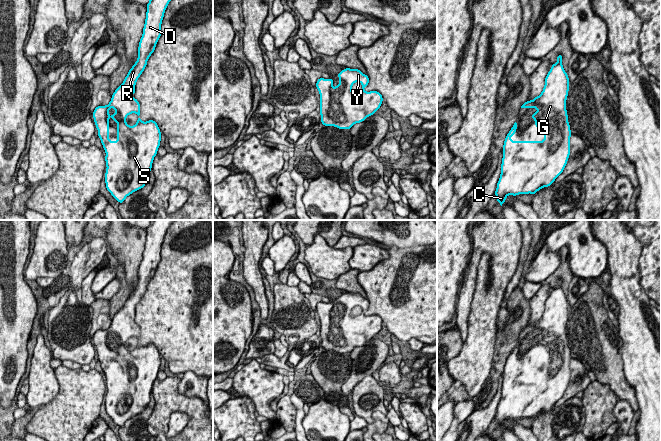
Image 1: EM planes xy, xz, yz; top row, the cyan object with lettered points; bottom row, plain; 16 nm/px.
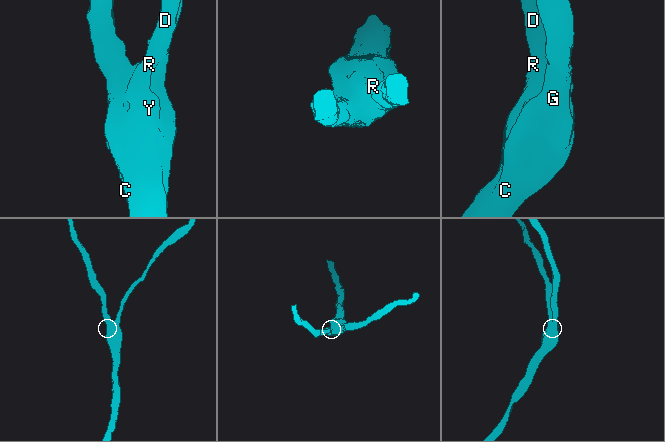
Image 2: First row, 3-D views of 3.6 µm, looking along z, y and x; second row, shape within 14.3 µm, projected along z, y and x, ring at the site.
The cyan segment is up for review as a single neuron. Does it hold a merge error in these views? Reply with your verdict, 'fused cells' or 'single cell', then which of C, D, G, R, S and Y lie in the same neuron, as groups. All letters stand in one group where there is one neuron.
single cell; groups C D G R S Y

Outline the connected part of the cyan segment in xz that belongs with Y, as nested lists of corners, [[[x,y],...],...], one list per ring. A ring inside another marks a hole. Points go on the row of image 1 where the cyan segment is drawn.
[[[346,68],[338,73],[340,82],[333,87],[333,78],[319,78],[316,87],[320,94],[320,115],[321,123],[324,126],[334,126],[339,129],[350,129],[355,123],[363,122],[367,117],[375,114],[380,108],[383,98],[378,91],[366,92],[364,88],[369,83],[368,75],[363,74],[359,69]],[[355,82],[362,84],[362,89],[357,92],[351,90]]]

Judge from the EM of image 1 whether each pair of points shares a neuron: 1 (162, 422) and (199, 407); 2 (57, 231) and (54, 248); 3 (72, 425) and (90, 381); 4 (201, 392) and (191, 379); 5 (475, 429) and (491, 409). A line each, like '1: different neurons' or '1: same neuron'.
1: same neuron
2: same neuron
3: same neuron
4: same neuron
5: same neuron

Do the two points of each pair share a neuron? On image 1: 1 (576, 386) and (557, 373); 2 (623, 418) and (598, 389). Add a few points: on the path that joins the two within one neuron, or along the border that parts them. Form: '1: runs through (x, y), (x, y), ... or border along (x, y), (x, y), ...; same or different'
1: border along (572, 358), (567, 387), (556, 401); different
2: border along (618, 399), (613, 410), (615, 421); different

